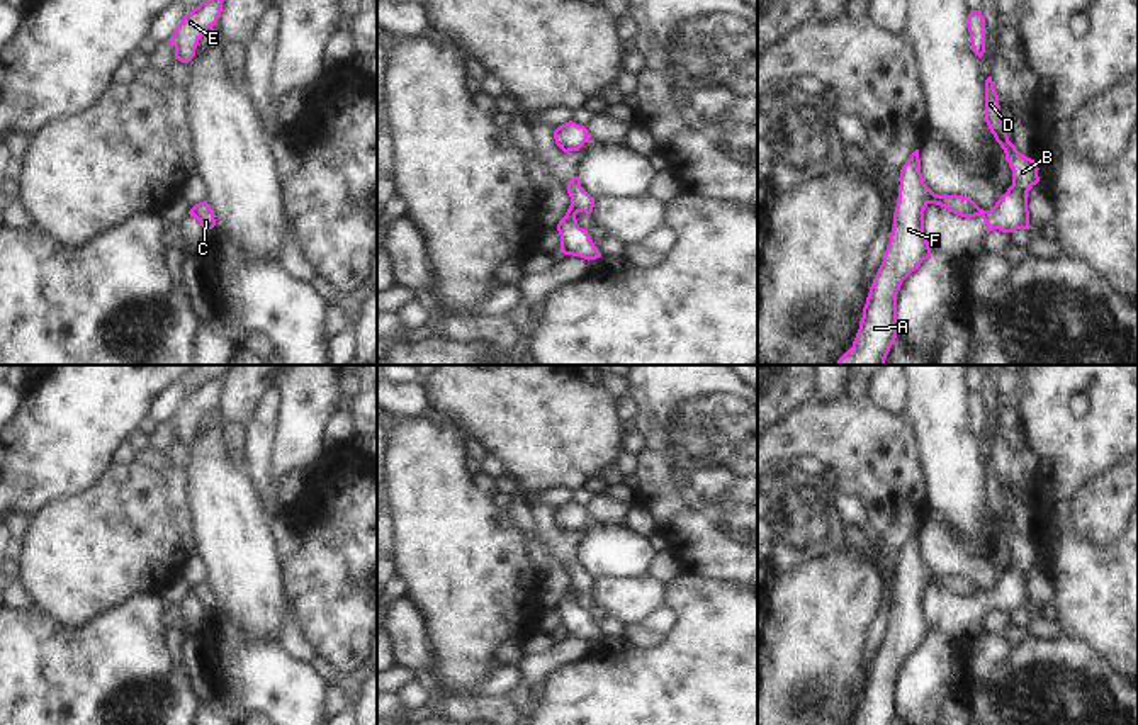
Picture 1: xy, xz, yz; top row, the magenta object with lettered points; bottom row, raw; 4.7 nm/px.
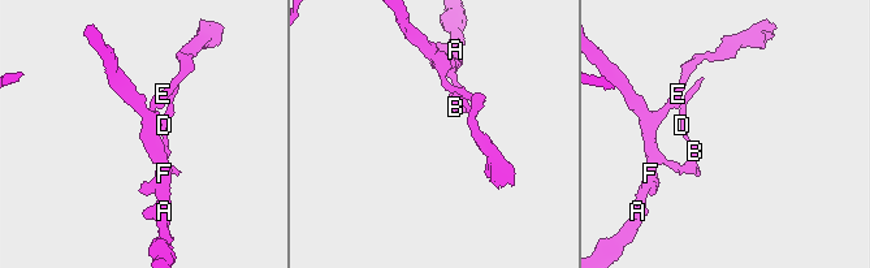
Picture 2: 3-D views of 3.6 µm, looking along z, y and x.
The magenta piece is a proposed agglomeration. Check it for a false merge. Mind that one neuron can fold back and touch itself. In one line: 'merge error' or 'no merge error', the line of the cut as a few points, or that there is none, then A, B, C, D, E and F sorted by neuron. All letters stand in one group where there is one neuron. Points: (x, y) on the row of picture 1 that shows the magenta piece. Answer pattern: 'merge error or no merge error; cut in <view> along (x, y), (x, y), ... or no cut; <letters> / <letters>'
merge error; cut in xz along (571, 204), (576, 213); A C E F / B D

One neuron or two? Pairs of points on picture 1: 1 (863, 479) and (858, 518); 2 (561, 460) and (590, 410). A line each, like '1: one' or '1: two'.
1: two
2: one

